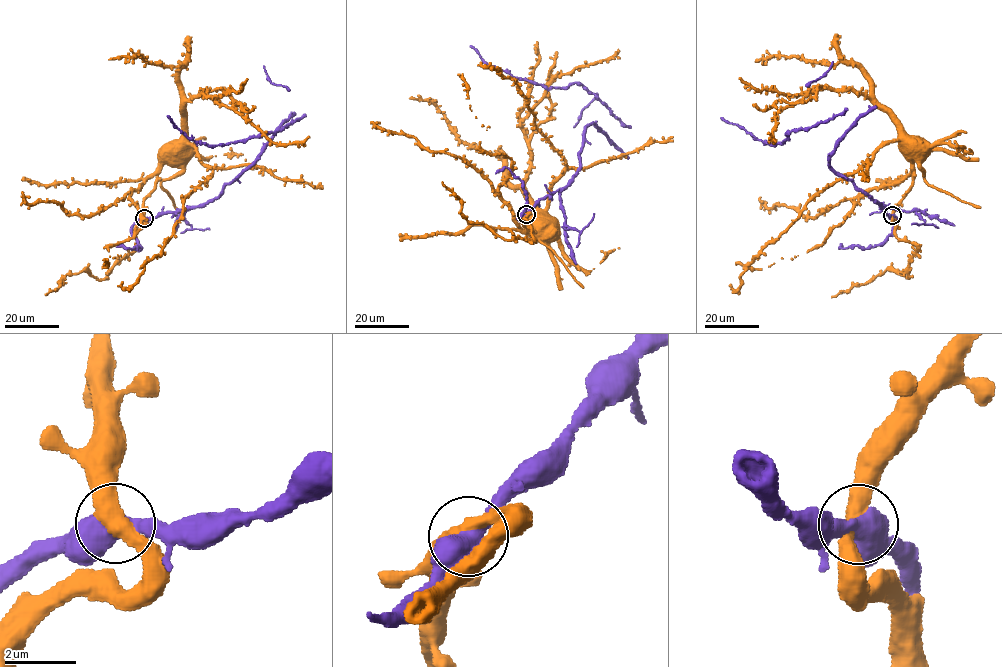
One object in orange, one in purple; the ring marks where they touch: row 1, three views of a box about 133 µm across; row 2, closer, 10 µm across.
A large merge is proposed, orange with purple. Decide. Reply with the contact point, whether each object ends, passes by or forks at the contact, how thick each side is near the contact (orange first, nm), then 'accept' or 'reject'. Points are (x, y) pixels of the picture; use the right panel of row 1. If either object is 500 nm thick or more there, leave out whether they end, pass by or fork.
at (892, 215); 480 nm thick on the orange side, 550 nm on the other; reject

